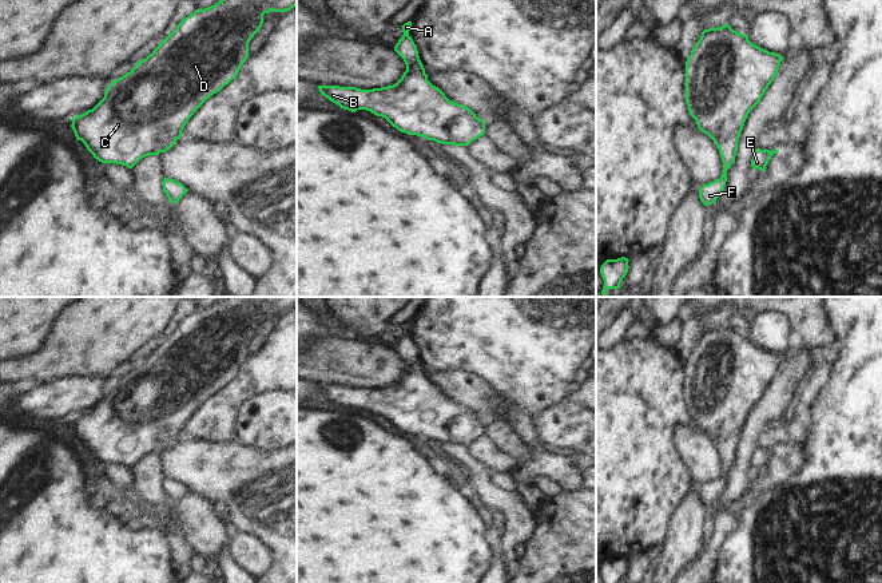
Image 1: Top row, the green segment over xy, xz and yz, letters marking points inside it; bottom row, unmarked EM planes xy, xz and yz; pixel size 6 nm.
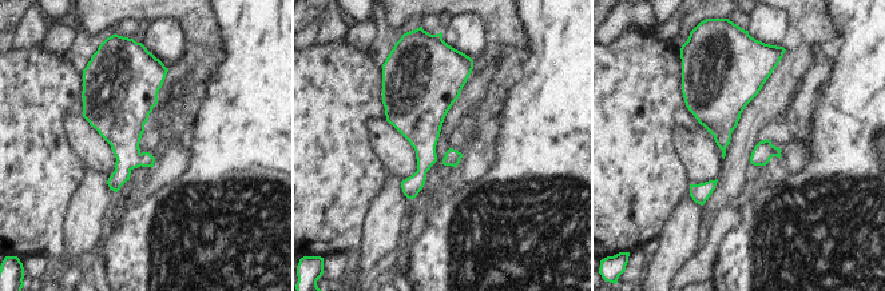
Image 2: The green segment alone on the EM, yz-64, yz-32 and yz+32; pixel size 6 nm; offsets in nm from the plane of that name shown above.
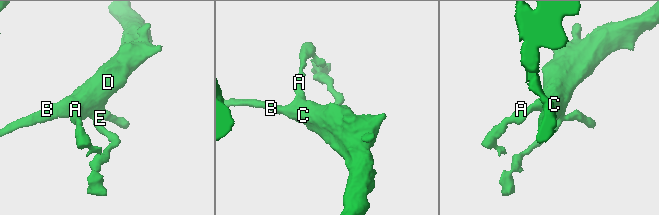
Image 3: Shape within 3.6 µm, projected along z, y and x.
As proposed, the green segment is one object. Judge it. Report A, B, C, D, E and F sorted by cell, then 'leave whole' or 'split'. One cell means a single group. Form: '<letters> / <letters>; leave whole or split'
A B C D E F; leave whole

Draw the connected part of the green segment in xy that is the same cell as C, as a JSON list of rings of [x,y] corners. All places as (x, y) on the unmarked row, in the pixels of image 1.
[[[223,297],[216,304],[196,309],[194,313],[183,318],[176,328],[143,360],[138,361],[135,366],[123,374],[122,377],[114,380],[106,389],[104,397],[87,412],[72,417],[72,429],[78,440],[82,440],[87,449],[102,463],[116,463],[132,468],[142,457],[148,455],[159,455],[171,448],[176,440],[182,436],[182,431],[194,415],[194,412],[214,393],[219,392],[226,384],[237,377],[242,364],[249,357],[249,342],[254,334],[259,330],[263,324],[263,314],[270,310],[286,312],[297,305],[297,297]]]

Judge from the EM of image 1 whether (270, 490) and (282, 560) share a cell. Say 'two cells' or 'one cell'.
one cell

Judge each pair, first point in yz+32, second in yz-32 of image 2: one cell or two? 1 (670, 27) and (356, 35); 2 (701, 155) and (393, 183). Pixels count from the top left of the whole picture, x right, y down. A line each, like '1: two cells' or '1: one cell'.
1: one cell
2: two cells

